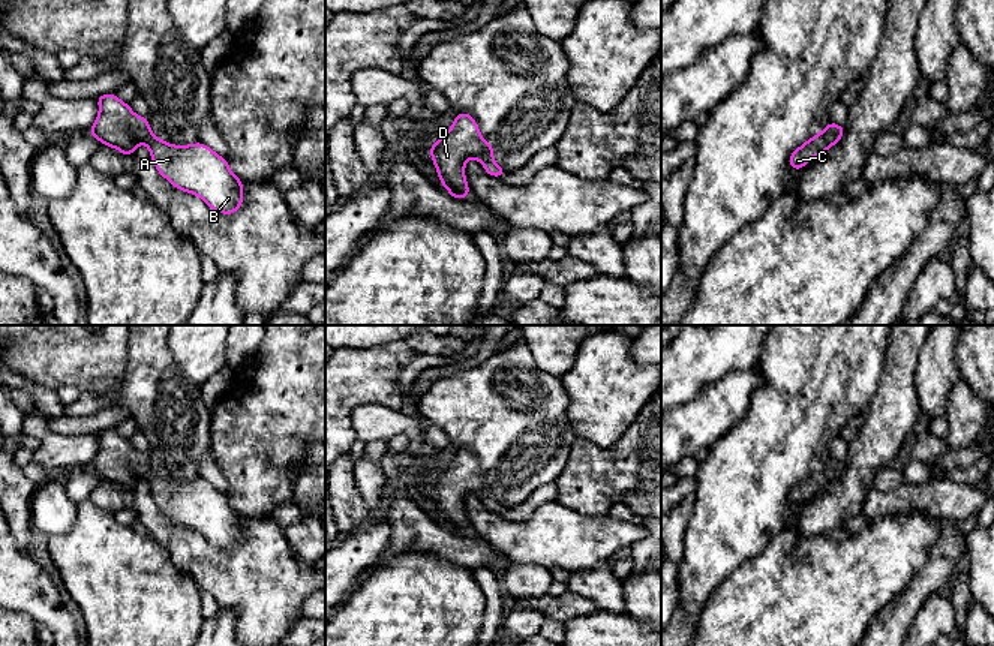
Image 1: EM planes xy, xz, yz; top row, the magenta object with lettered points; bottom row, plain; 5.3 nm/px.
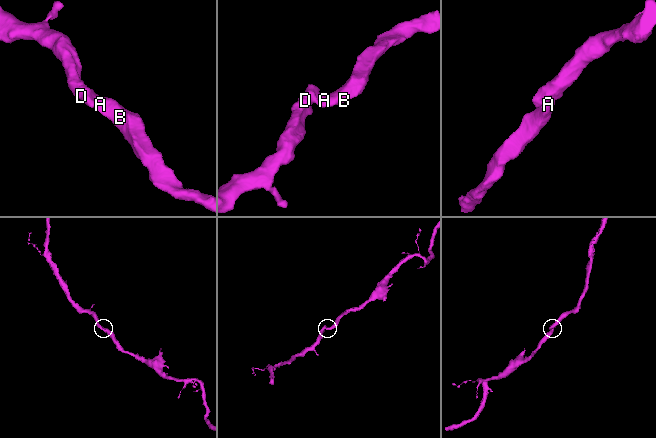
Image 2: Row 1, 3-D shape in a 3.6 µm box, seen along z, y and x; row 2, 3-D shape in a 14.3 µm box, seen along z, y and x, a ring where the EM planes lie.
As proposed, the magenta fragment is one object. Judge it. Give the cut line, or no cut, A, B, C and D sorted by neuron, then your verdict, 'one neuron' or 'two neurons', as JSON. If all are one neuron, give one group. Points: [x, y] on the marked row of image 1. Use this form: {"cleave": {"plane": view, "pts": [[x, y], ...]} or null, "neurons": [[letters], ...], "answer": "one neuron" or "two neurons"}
{"cleave": null, "neurons": [["A", "B", "C", "D"]], "answer": "one neuron"}

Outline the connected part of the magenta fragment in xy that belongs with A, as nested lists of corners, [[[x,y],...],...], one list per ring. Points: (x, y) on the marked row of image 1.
[[[114,93],[102,94],[96,97],[96,100],[99,103],[99,114],[88,133],[97,138],[100,144],[117,148],[126,157],[129,157],[139,144],[145,144],[156,169],[175,189],[202,198],[211,210],[222,214],[232,214],[241,207],[243,181],[229,169],[225,157],[202,142],[172,145],[159,139],[150,130],[148,118],[136,115],[129,103],[120,100]]]

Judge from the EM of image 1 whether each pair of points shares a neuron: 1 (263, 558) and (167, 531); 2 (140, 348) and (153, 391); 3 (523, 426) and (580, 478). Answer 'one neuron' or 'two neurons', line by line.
1: one neuron
2: one neuron
3: two neurons

